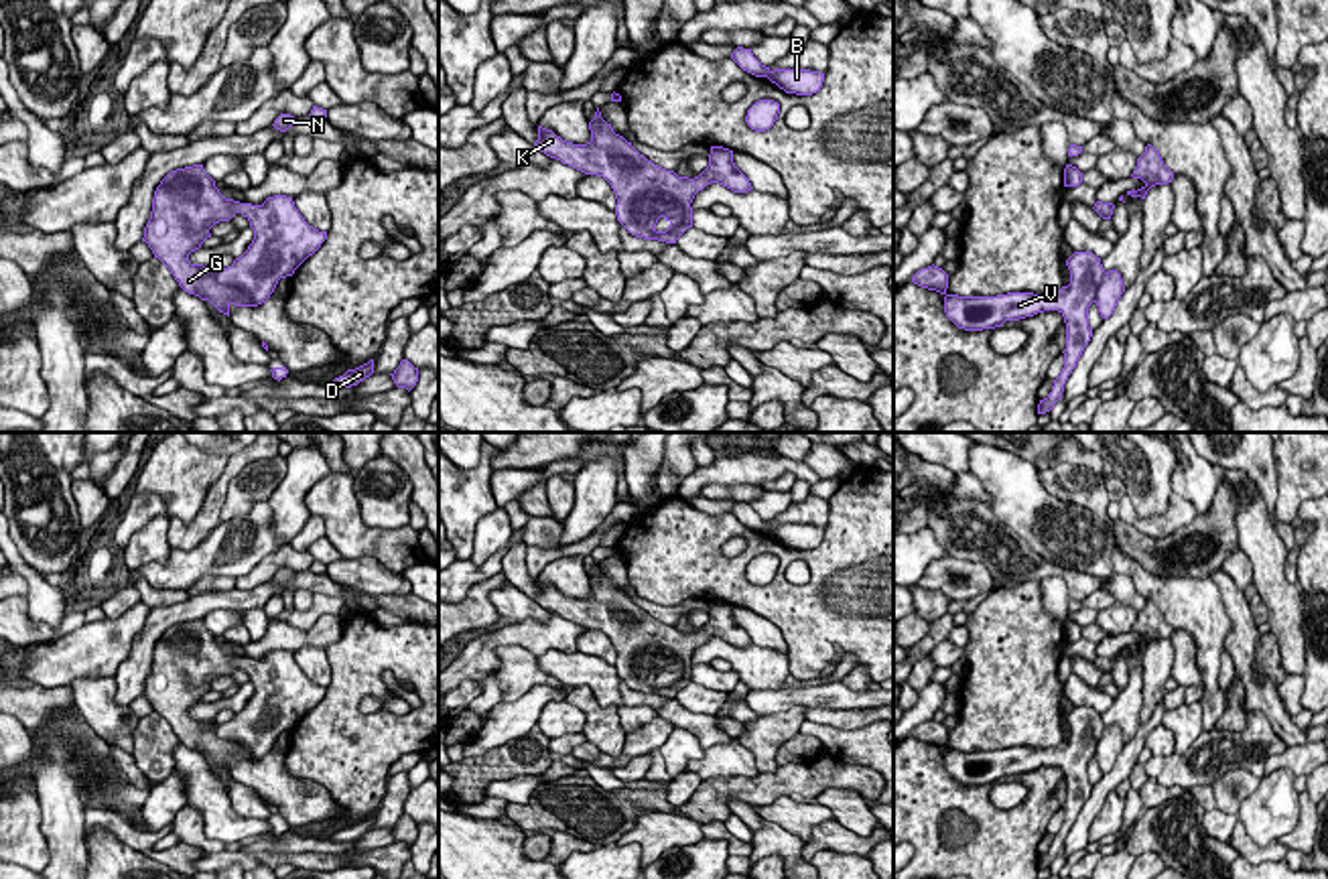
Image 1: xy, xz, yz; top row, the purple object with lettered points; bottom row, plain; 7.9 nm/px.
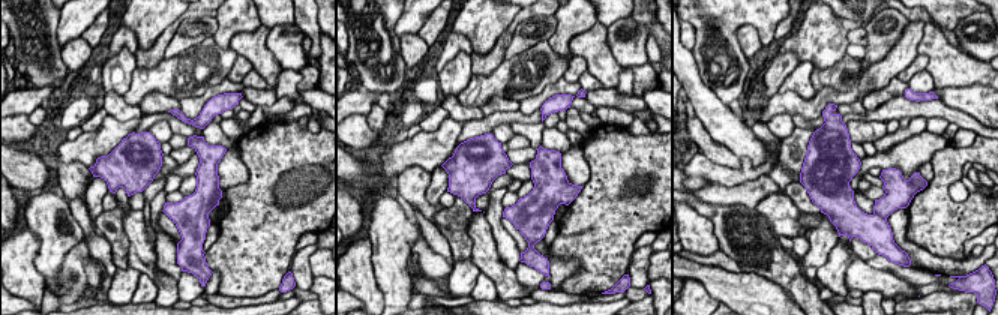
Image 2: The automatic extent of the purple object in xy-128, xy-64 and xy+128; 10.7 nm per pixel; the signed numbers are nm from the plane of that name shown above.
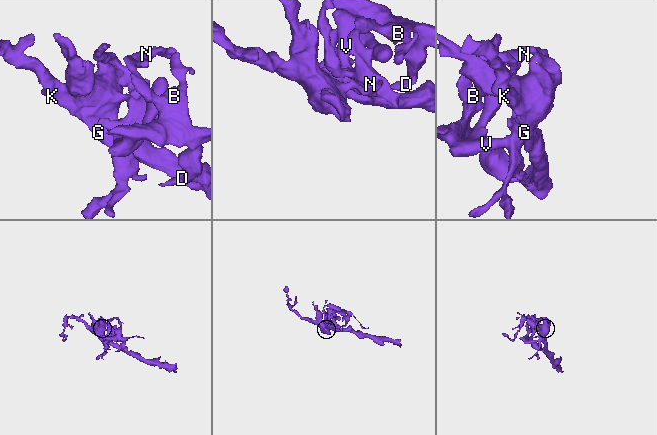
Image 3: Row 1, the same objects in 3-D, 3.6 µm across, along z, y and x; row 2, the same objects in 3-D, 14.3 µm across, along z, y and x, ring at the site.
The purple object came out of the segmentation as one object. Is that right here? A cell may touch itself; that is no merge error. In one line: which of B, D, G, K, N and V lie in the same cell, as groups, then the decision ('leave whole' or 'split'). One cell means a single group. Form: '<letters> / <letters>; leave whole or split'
B D G K N V; leave whole

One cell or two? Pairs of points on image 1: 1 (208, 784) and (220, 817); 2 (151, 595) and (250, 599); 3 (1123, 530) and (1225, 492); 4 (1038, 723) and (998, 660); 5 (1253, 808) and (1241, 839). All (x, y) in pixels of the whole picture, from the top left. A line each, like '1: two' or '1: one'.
1: one
2: two
3: one
4: one
5: two

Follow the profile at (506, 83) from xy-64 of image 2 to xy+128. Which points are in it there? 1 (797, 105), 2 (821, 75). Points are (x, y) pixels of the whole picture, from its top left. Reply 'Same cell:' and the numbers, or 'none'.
Same cell: 1

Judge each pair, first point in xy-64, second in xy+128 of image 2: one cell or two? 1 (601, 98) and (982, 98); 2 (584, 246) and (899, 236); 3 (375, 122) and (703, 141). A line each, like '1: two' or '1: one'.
1: one
2: two
3: two

